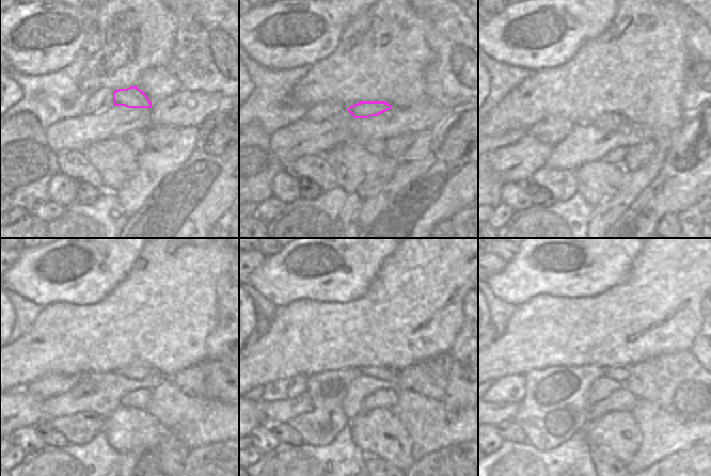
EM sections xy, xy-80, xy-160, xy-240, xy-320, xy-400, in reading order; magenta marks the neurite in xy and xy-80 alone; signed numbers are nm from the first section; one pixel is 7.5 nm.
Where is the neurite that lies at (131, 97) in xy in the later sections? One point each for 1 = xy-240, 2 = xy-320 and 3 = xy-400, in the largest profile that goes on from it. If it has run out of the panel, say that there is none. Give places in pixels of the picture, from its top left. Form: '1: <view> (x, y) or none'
1: xy-240 (138, 369)
2: xy-320 (389, 374)
3: xy-400 (620, 373)

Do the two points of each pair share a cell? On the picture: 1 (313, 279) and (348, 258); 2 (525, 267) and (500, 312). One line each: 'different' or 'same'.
1: same
2: different

